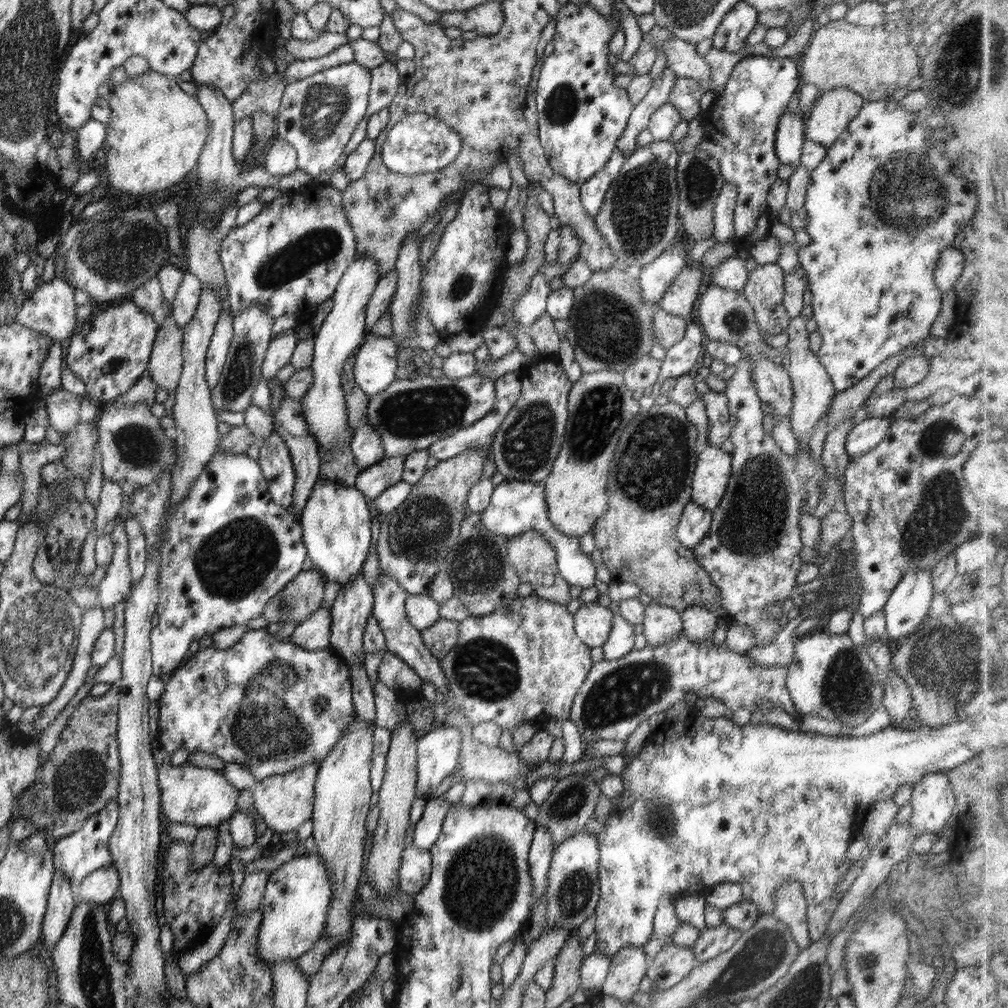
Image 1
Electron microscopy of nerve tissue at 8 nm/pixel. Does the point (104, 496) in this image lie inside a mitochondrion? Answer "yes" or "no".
no

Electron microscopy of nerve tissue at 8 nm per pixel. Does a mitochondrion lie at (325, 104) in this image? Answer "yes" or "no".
yes

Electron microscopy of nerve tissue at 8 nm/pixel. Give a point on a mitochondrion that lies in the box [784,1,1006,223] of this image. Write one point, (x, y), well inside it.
(957, 66)

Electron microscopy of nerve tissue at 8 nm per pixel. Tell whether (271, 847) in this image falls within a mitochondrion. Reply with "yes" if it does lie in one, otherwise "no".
no

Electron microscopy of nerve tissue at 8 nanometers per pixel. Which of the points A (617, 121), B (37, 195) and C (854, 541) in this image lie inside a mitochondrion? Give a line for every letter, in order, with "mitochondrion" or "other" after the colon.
A: other
B: other
C: other

